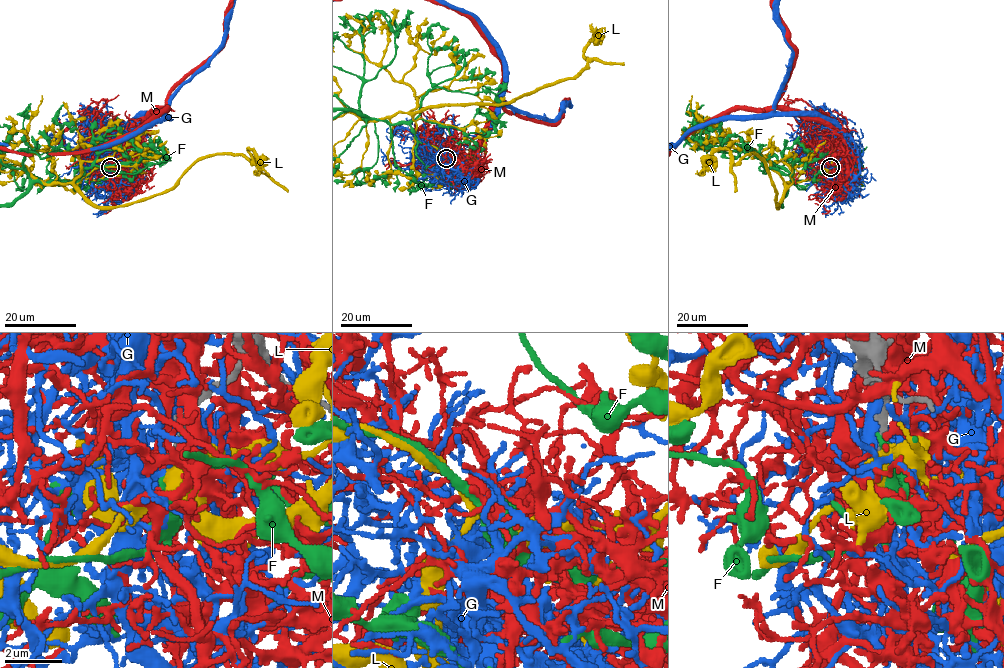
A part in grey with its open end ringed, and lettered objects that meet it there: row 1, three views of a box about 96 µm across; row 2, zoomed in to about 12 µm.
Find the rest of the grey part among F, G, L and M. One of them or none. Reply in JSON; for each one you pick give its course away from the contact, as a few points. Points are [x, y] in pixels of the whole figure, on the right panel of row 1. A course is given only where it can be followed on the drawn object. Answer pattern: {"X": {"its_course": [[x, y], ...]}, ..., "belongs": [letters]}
{"belongs": ["G"]}

